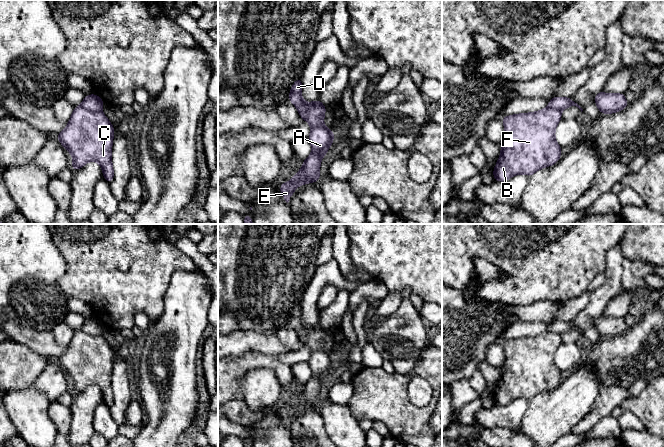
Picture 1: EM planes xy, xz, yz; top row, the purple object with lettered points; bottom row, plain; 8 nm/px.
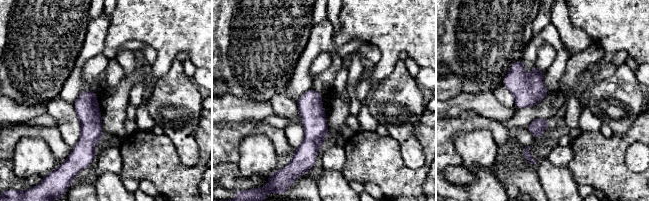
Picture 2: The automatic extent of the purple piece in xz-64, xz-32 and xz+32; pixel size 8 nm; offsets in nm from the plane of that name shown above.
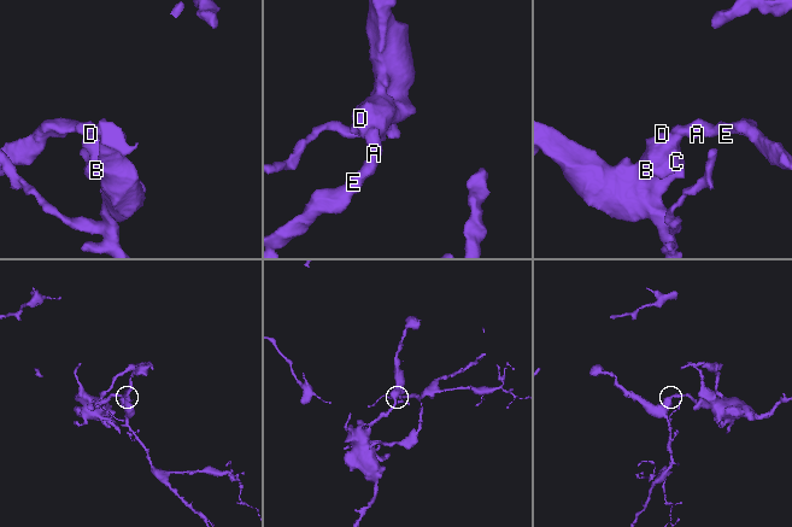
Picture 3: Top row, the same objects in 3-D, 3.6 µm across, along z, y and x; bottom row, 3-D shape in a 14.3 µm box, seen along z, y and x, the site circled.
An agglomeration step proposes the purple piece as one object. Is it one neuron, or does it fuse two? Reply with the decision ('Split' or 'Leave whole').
Split

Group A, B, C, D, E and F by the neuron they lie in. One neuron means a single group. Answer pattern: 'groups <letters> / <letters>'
groups A E / B C D F

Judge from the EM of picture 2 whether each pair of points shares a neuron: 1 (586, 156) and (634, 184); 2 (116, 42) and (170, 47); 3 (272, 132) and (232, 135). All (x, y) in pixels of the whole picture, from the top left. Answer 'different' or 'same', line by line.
1: same
2: same
3: same

